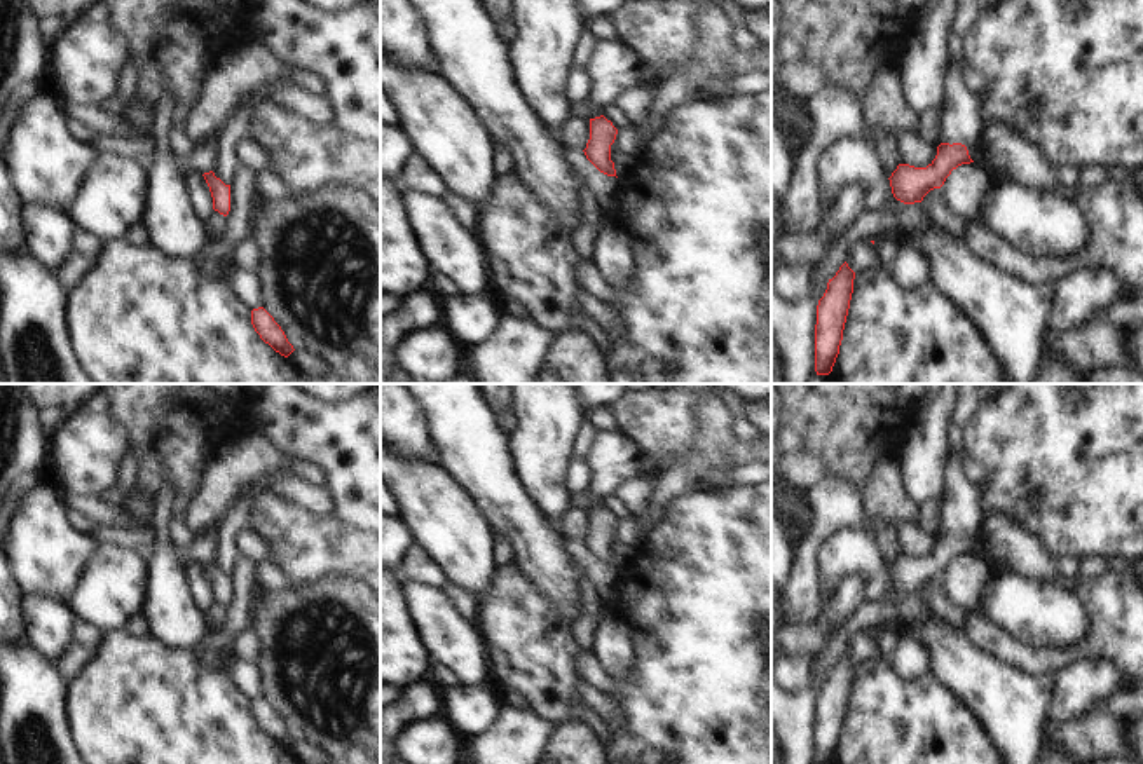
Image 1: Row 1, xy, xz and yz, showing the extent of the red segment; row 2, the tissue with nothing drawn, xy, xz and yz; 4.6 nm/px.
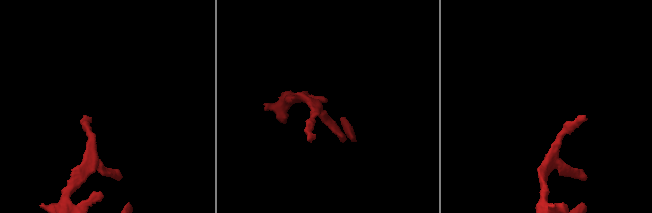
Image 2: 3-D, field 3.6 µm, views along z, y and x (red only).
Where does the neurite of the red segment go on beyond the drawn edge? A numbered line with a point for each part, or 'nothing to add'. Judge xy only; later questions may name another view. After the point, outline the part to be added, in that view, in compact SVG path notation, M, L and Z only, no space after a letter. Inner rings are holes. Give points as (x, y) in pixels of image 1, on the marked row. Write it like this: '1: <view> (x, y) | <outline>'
nothing to add

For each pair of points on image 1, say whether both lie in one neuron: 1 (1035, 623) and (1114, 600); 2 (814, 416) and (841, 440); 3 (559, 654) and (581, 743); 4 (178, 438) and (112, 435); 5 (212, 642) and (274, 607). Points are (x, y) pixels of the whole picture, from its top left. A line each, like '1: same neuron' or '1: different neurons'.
1: different neurons
2: same neuron
3: different neurons
4: different neurons
5: different neurons

